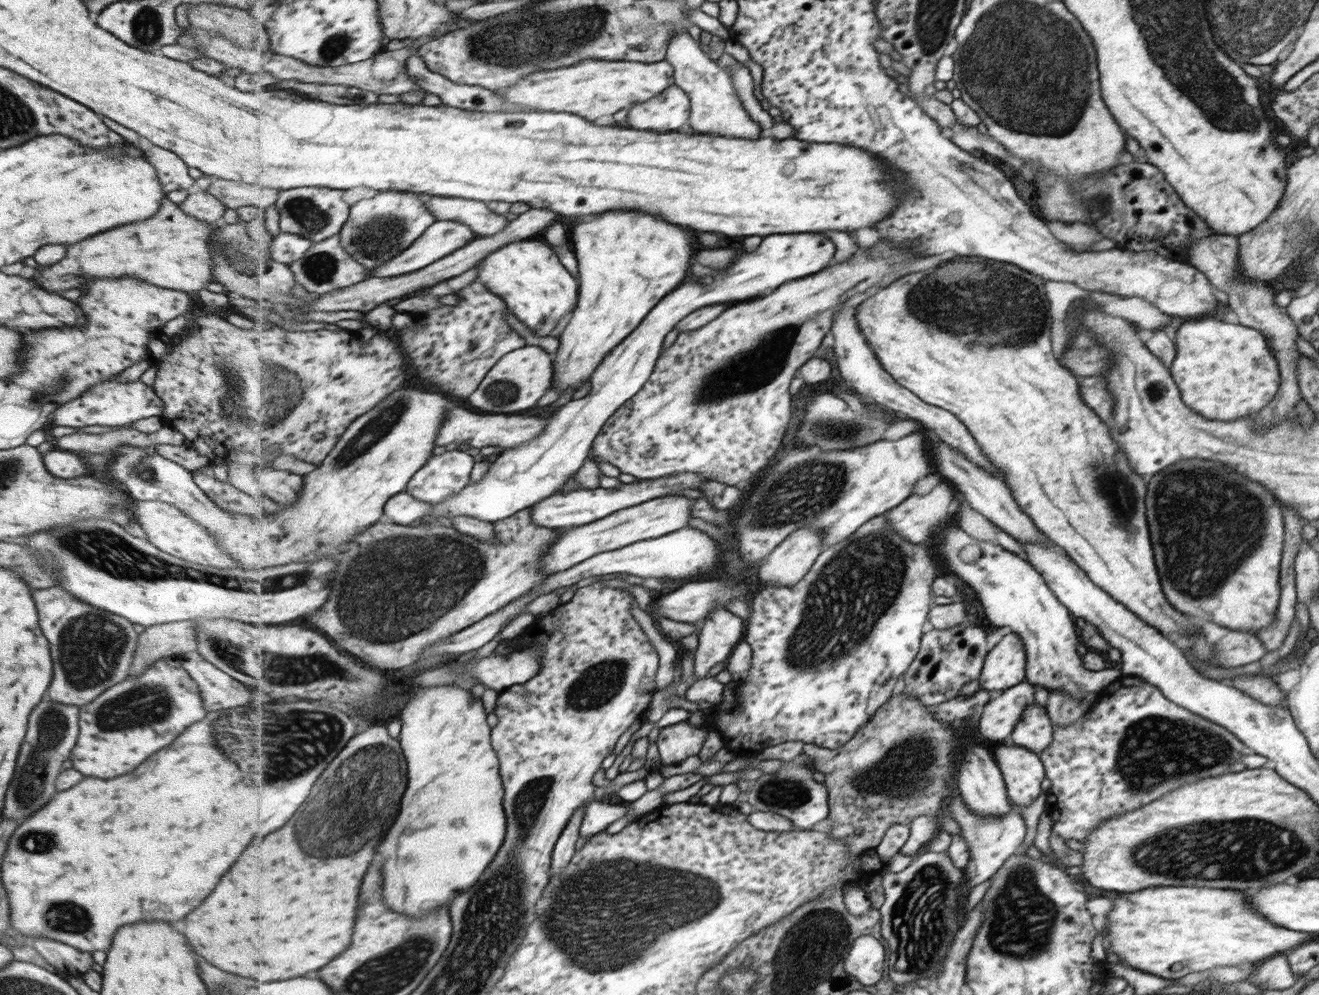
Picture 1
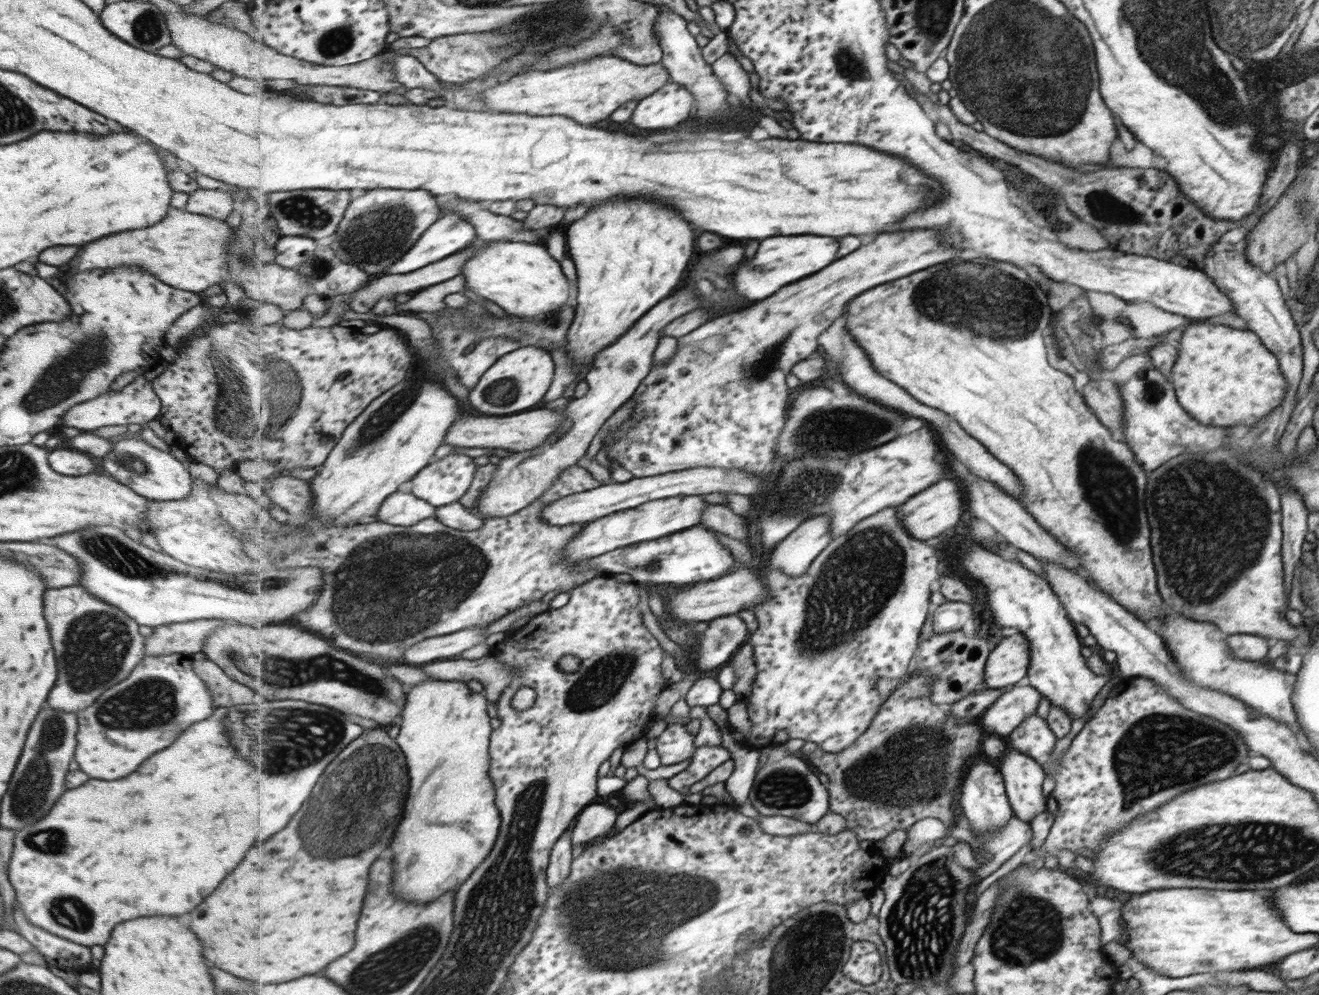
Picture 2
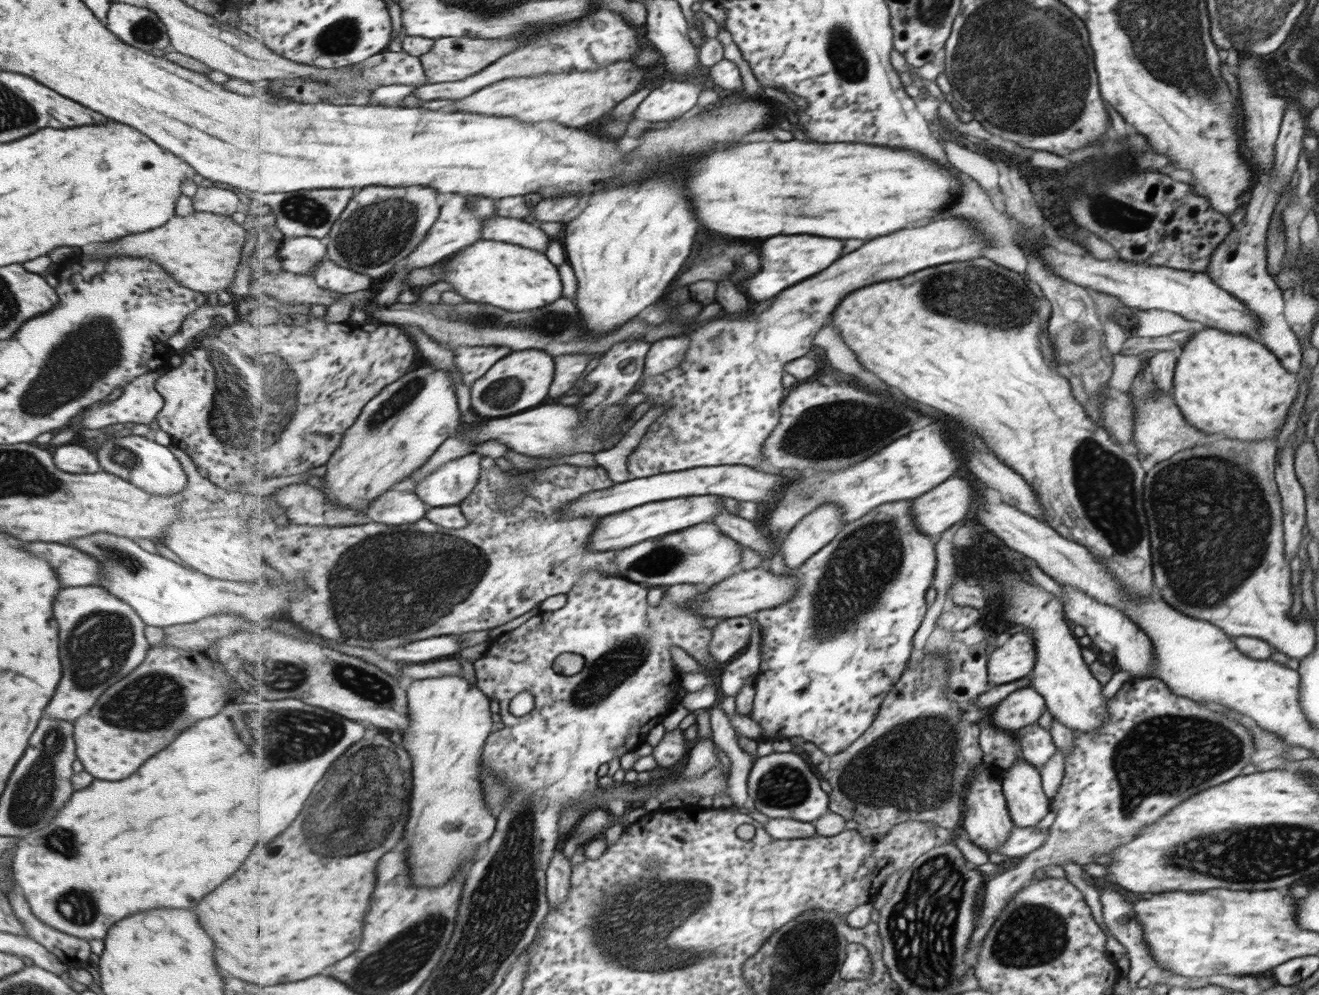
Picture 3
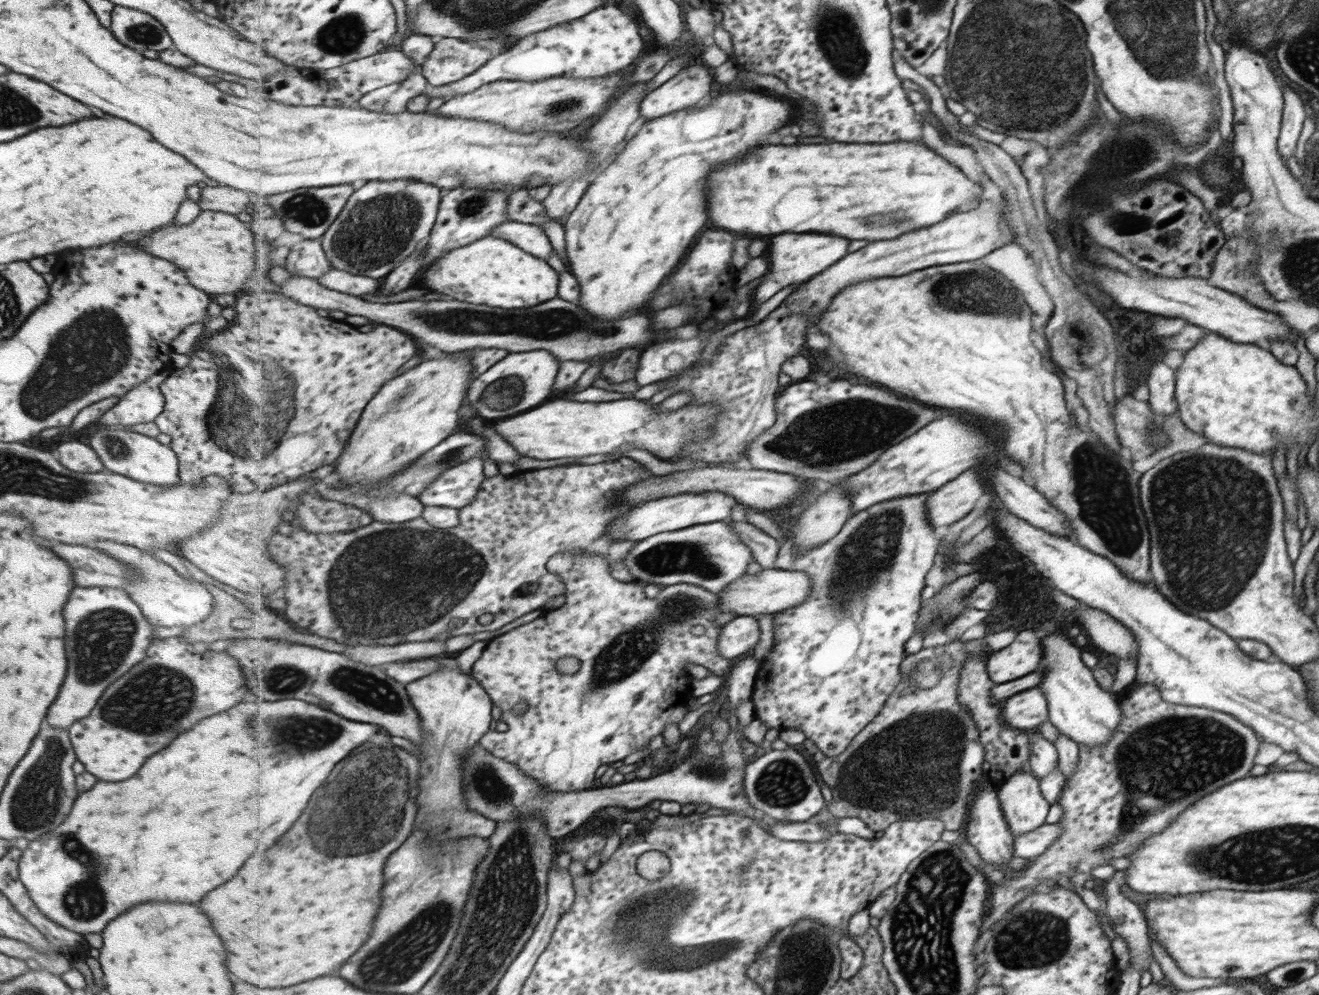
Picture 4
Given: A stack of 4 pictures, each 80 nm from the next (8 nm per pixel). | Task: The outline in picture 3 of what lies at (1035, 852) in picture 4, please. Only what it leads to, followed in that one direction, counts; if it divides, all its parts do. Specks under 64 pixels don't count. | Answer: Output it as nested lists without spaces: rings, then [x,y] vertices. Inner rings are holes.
[[[1036,827],[1011,828],[1010,836],[997,850],[997,863],[1001,864],[1013,856],[1026,856],[1038,850],[1048,836],[1047,831],[1038,830]]]

